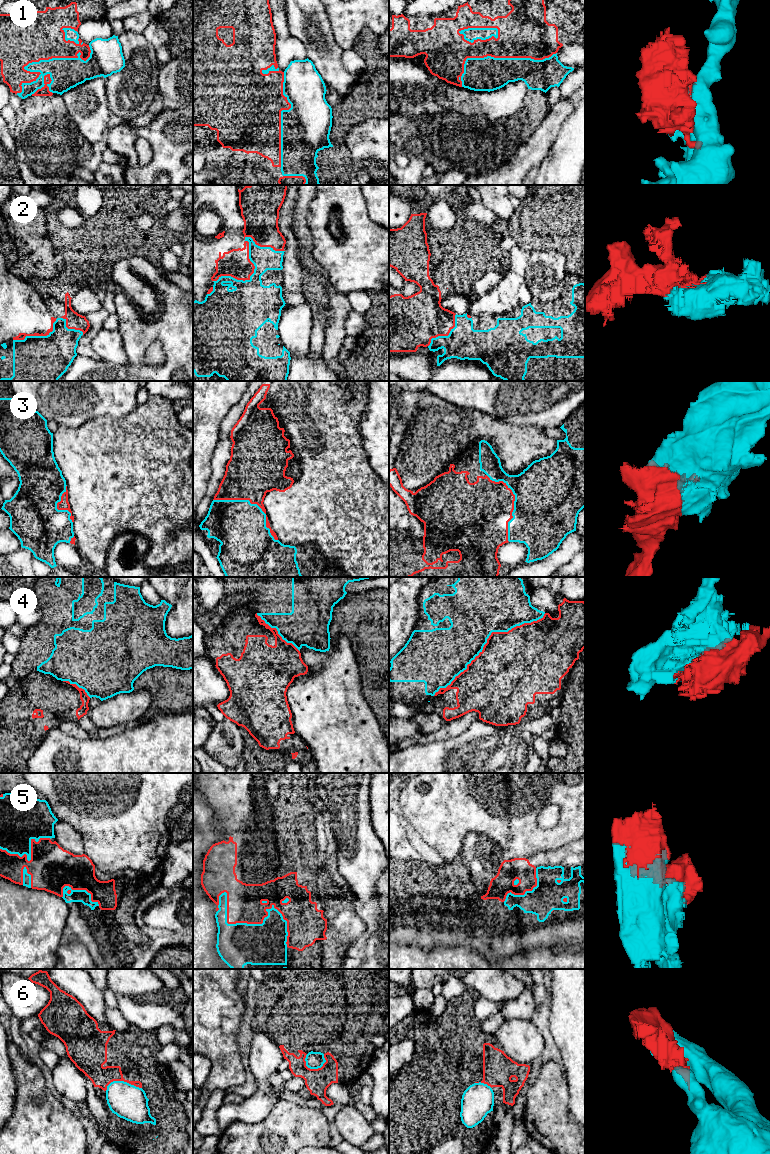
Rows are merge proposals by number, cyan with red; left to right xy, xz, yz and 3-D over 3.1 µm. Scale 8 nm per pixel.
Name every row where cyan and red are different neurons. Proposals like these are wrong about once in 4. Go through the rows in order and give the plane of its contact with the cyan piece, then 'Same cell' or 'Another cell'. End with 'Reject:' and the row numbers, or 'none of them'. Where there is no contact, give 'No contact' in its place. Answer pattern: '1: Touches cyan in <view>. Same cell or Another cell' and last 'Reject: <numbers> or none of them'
1: Touches cyan in xy. Another cell
2: Touches cyan in xz. Same cell
3: Touches cyan in xz. Same cell
4: Touches cyan in yz. Another cell
5: Touches cyan in xz. Same cell
6: Touches cyan in xz. Another cell
Reject: 1, 4, 6

